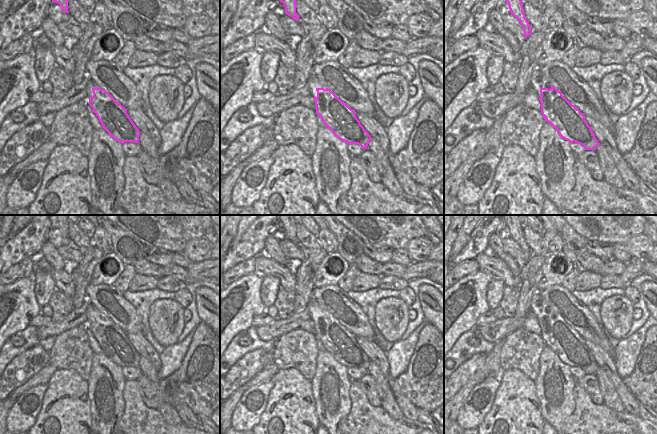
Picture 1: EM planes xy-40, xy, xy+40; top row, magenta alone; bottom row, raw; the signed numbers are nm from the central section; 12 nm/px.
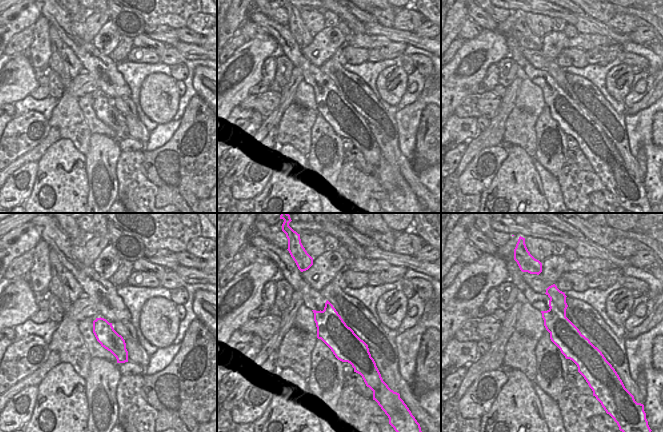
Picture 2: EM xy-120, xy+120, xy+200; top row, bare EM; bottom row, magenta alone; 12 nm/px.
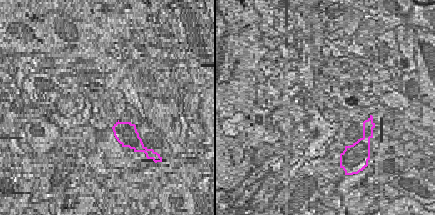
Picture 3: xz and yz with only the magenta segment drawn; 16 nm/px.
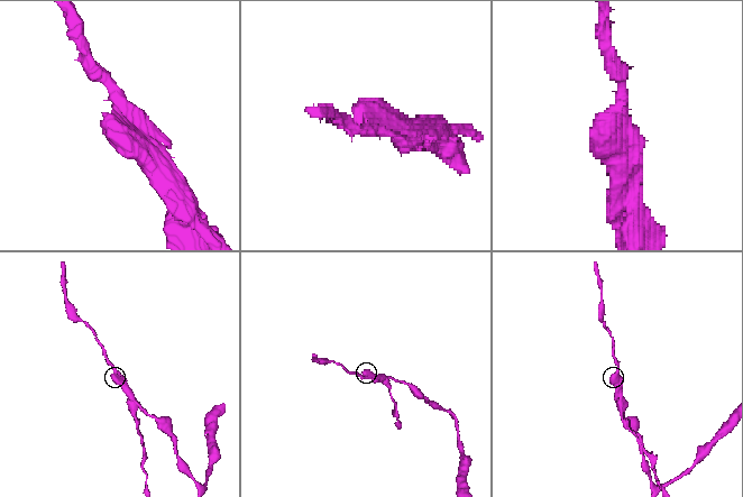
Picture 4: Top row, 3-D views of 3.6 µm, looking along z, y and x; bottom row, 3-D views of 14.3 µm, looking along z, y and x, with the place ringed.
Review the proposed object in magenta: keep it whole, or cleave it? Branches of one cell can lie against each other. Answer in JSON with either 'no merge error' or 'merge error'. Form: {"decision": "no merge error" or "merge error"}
{"decision": "merge error"}

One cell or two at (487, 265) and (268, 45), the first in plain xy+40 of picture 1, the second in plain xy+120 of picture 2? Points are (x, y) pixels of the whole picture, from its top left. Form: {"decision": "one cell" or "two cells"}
{"decision": "two cells"}

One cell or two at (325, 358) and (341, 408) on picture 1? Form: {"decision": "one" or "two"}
{"decision": "one"}

